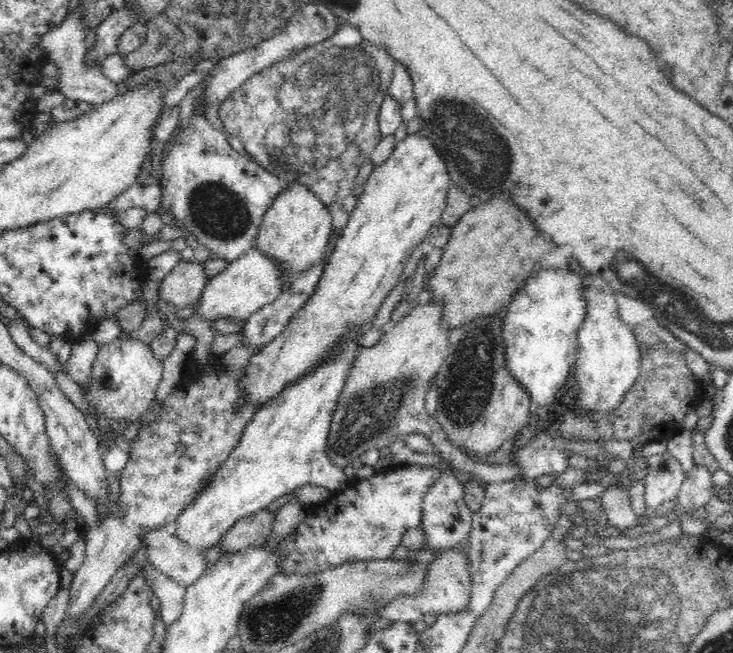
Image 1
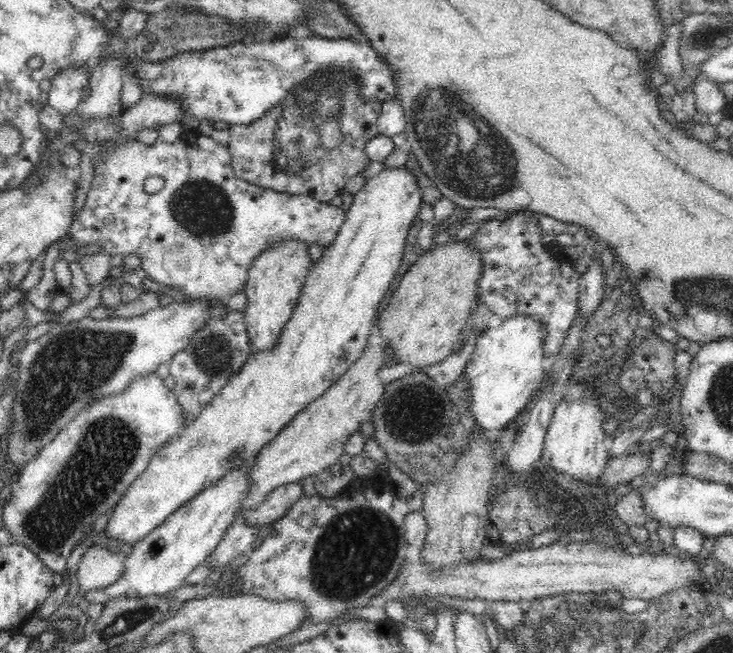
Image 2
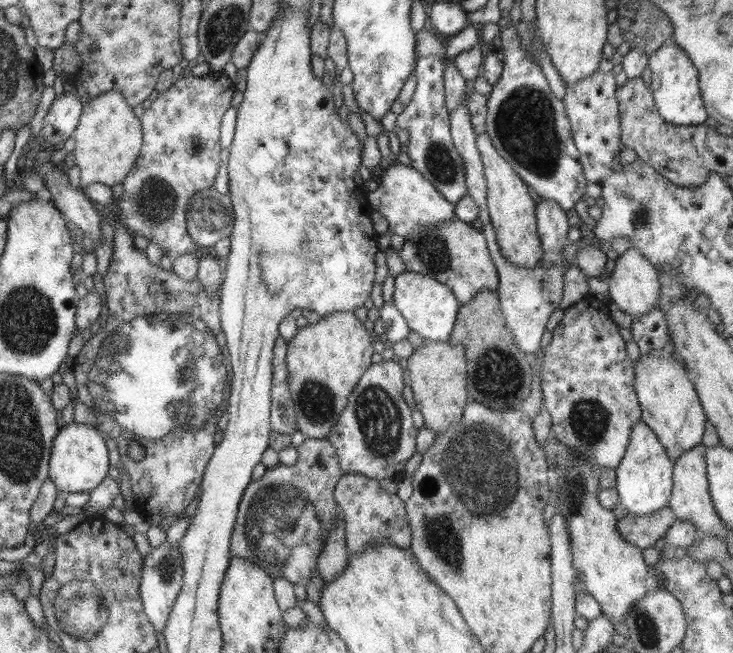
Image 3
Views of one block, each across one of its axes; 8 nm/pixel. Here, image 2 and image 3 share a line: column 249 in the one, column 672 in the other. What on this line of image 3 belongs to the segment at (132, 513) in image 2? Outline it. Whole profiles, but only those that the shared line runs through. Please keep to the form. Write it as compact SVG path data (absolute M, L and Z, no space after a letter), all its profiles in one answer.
M663 349L641 354L634 362L634 390L640 405L641 420L656 434L668 459L674 463L686 452L701 446L708 423L704 407L687 370L672 353Z

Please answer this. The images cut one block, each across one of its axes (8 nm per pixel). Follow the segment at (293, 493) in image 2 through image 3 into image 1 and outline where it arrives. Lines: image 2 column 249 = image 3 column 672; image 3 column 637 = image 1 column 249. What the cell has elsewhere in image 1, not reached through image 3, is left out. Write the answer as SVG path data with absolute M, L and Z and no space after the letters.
M267 508L238 519L219 540L224 552L237 553L244 549L263 544L272 532L275 513Z

